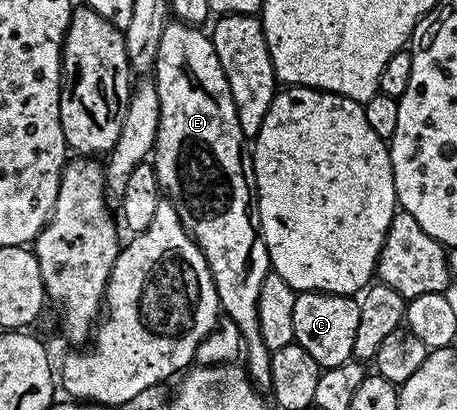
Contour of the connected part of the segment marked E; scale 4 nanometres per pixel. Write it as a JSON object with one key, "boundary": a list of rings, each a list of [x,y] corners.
{"boundary":[[[175,18],[169,19],[166,30],[162,30],[162,42],[158,42],[158,58],[156,59],[156,67],[154,69],[154,83],[156,93],[160,102],[160,126],[156,135],[156,146],[154,149],[154,167],[158,174],[158,182],[162,189],[163,195],[168,196],[171,203],[176,209],[178,218],[182,222],[182,226],[191,234],[198,247],[202,250],[210,272],[214,278],[214,286],[218,290],[218,302],[220,303],[220,311],[227,319],[234,322],[234,326],[238,326],[238,330],[244,339],[242,352],[242,364],[248,373],[248,379],[252,381],[255,388],[260,389],[261,393],[268,394],[272,390],[272,353],[269,352],[266,342],[262,338],[262,330],[258,322],[258,298],[262,294],[262,282],[270,275],[270,265],[268,262],[268,251],[266,250],[266,242],[260,235],[260,229],[257,221],[254,219],[254,212],[248,207],[254,204],[254,177],[252,175],[252,158],[250,148],[246,145],[246,137],[242,134],[242,126],[238,126],[238,114],[234,110],[234,98],[230,94],[230,86],[226,82],[226,74],[222,70],[222,62],[218,62],[218,54],[212,45],[211,35],[206,34],[203,27],[195,24],[185,24],[183,20]]]}

